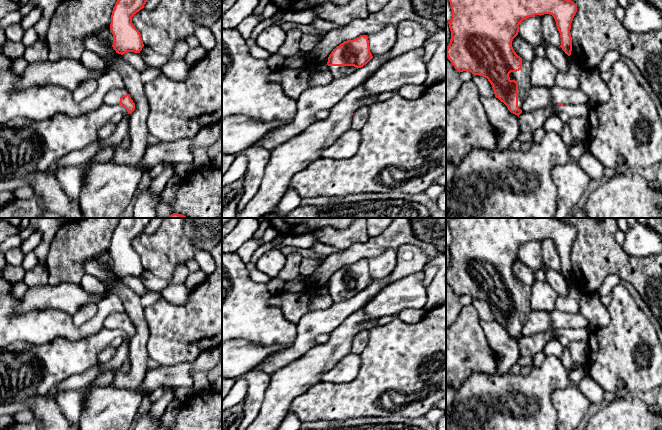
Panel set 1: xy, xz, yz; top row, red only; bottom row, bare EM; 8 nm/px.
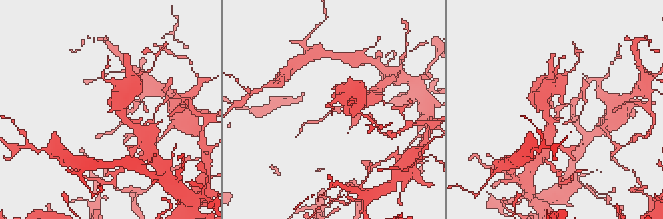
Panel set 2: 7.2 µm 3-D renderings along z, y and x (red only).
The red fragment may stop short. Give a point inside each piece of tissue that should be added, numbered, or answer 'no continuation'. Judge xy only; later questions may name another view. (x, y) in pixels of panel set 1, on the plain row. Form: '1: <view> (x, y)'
1: xy (112, 321)

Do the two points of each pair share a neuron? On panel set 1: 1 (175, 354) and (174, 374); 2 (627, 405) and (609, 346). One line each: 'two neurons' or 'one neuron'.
1: two neurons
2: two neurons

